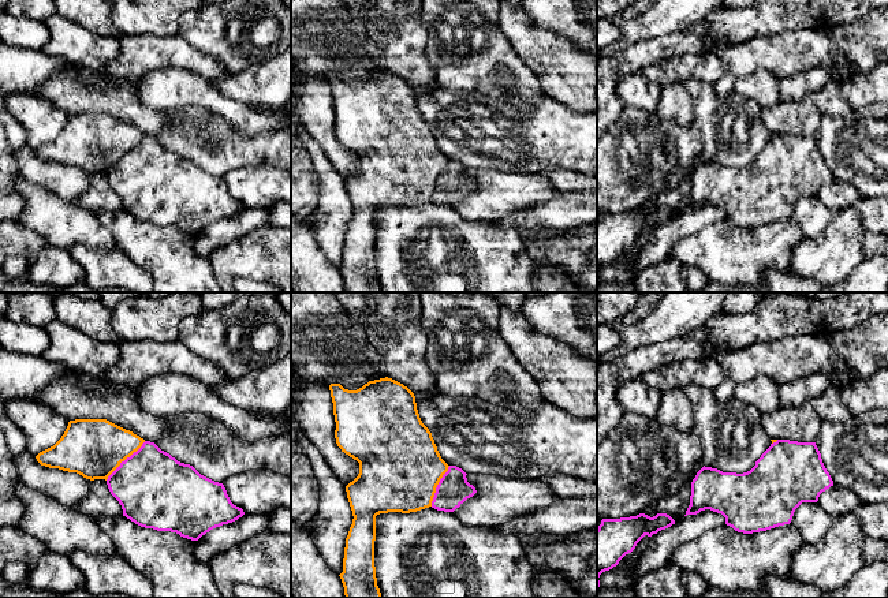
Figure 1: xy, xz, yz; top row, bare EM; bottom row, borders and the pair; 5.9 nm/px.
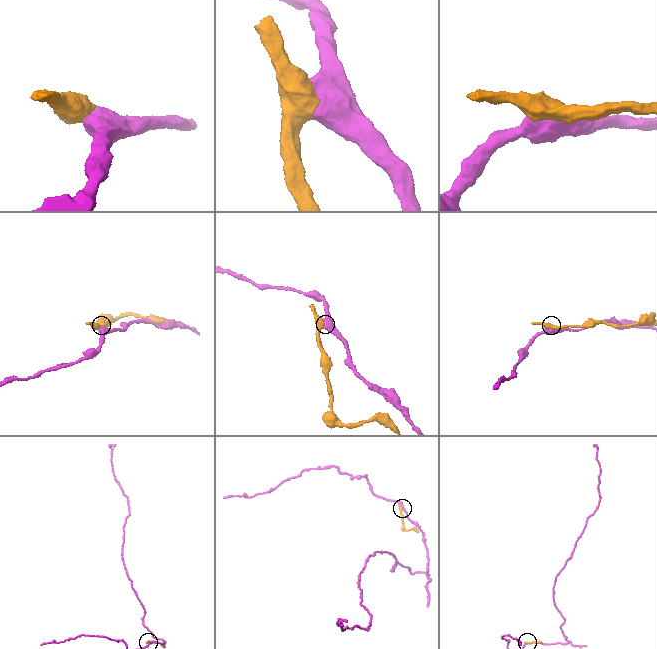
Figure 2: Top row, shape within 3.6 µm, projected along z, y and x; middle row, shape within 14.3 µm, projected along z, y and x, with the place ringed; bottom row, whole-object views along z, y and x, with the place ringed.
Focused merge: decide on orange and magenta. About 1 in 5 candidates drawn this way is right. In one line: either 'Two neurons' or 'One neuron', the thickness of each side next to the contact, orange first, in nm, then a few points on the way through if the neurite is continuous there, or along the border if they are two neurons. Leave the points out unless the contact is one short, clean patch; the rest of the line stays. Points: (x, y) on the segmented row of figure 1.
Two neurons. Thickness 360 nm (orange) against 440 nm

